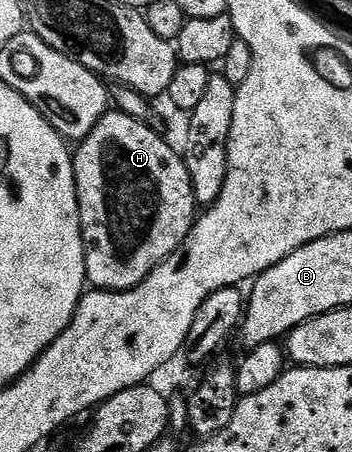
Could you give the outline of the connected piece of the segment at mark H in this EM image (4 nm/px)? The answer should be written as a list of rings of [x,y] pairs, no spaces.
[[[110,109],[99,125],[76,144],[73,172],[85,246],[85,277],[90,288],[134,291],[156,267],[178,251],[198,218],[199,204],[191,185],[191,173],[187,173],[178,148],[176,151],[161,133],[135,117],[127,117],[127,113]]]

